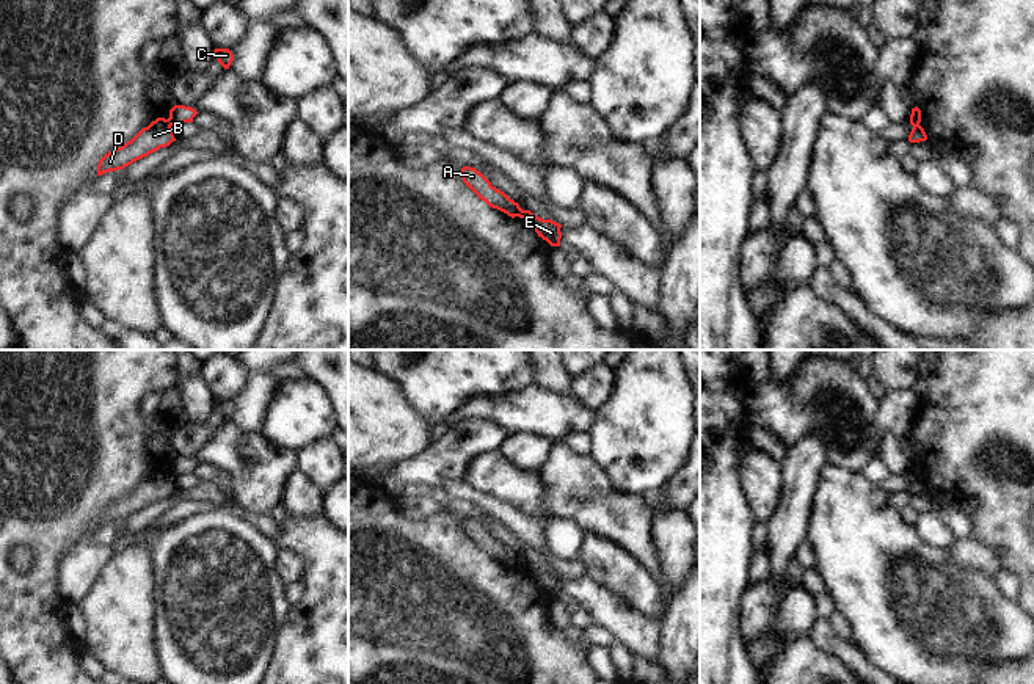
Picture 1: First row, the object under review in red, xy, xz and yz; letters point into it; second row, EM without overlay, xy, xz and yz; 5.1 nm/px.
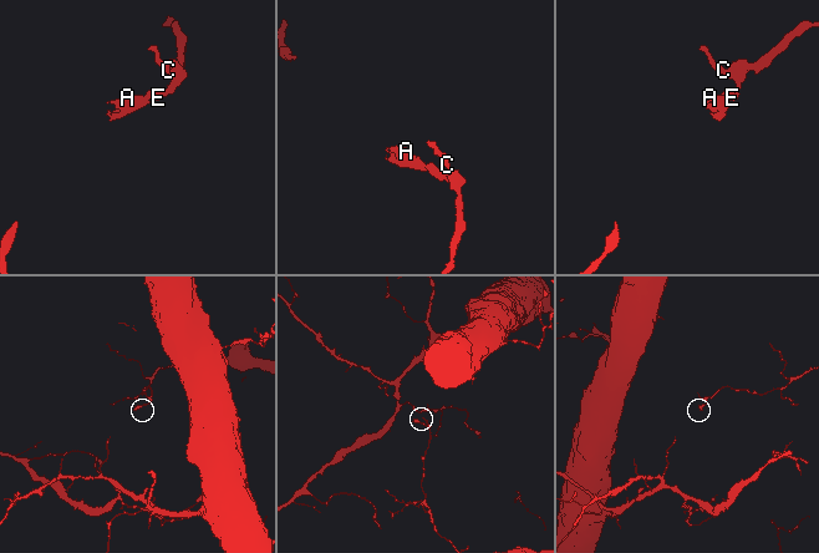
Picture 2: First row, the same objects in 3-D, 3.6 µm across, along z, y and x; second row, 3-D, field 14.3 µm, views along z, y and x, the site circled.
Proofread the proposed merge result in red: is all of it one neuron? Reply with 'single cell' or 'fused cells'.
fused cells

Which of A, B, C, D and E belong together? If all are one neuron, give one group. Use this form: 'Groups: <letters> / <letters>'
Groups: A B D / C E

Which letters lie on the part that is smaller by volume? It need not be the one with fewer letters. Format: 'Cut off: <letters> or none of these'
Cut off: A, B, D

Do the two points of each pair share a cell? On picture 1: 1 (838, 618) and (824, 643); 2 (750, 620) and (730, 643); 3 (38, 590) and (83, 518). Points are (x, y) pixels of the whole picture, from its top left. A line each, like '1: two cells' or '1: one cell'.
1: two cells
2: two cells
3: one cell

